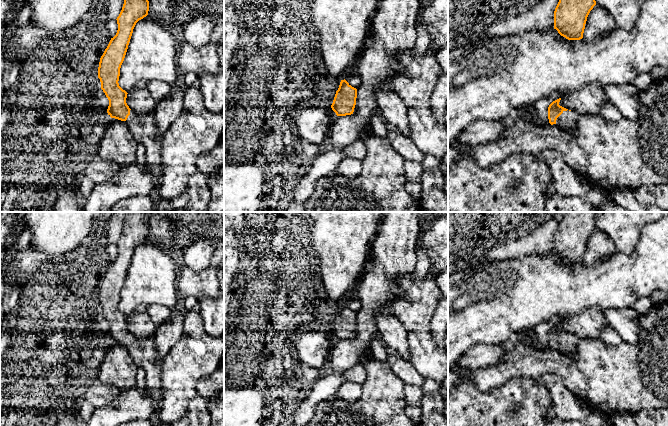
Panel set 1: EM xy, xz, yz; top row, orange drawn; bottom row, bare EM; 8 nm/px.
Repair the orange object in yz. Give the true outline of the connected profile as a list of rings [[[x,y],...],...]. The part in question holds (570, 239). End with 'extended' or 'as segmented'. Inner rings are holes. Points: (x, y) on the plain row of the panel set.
[[[563,212],[554,235],[554,253],[568,264],[583,262],[587,241],[595,225],[596,212]]] | as segmented

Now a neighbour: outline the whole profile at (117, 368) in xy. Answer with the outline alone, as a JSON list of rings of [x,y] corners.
[[[110,342],[95,376],[122,391],[136,386],[137,369],[125,345]]]

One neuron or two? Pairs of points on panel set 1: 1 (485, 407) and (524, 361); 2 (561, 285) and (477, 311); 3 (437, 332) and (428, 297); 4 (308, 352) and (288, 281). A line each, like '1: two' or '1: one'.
1: two
2: one
3: two
4: two

